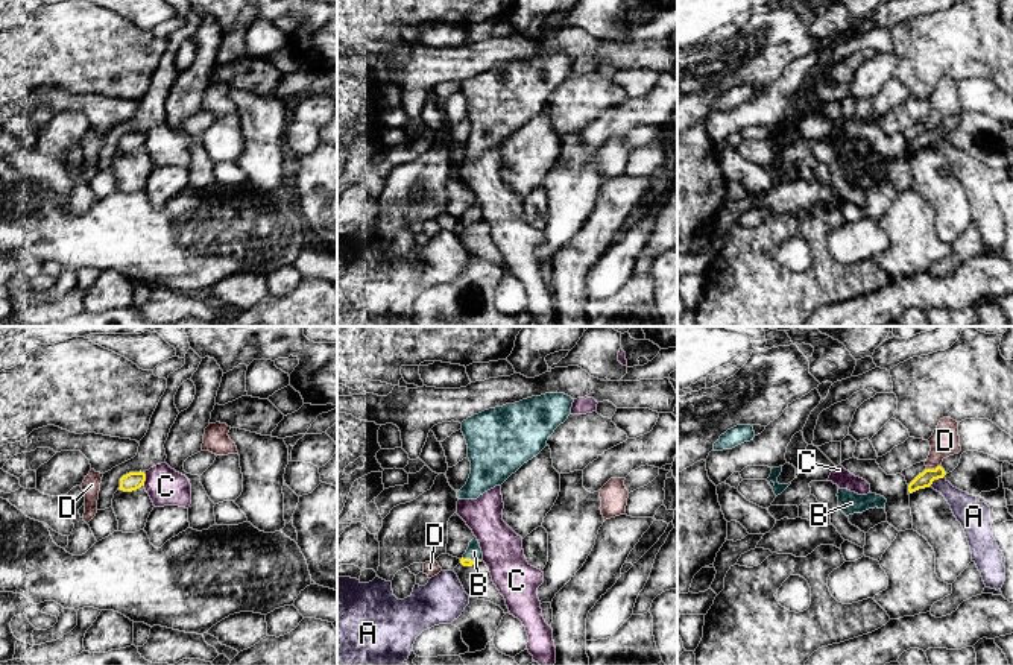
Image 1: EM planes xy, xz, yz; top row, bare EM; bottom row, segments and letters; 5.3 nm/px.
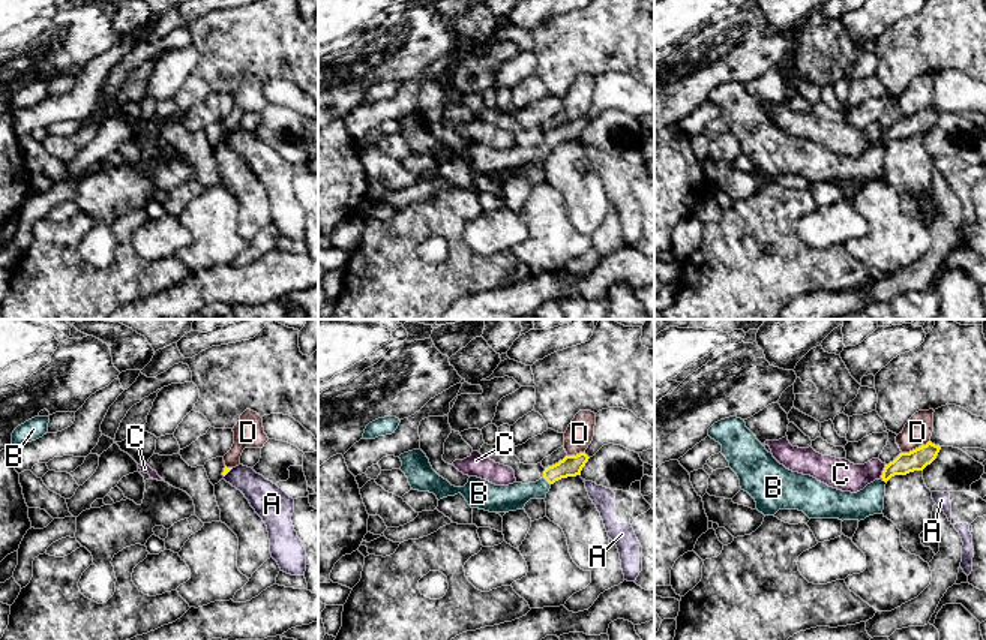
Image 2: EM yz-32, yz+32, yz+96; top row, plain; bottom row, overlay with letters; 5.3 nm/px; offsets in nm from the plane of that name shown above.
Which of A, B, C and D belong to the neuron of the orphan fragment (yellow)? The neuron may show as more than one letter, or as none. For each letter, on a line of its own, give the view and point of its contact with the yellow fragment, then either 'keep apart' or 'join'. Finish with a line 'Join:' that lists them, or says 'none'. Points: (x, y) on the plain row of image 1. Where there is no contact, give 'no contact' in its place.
A: meets yellow in yz at (936, 138); keep apart
B: meets yellow in xz at (470, 219); join
C: meets yellow in xy at (145, 138); keep apart
D: meets yellow in yz at (933, 129); keep apart
Join: B

